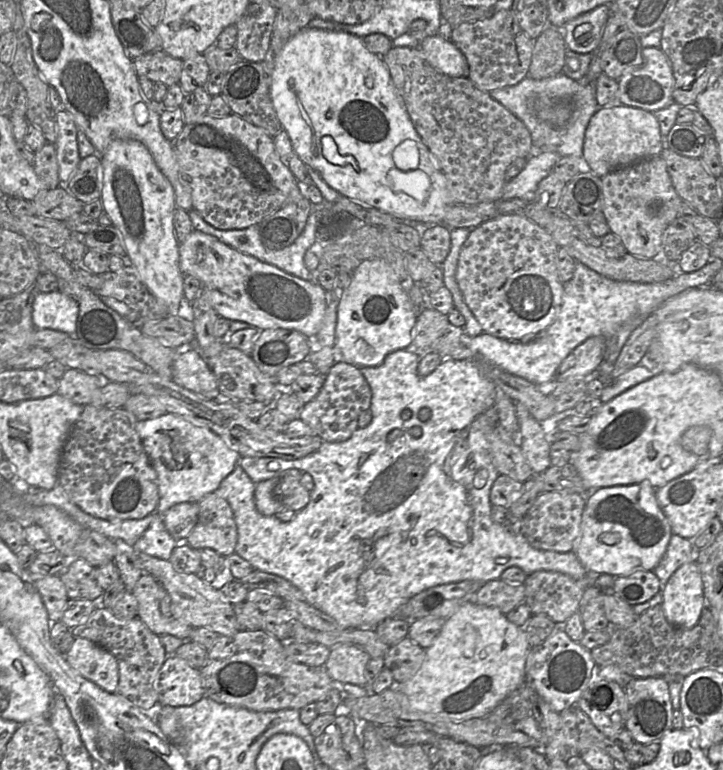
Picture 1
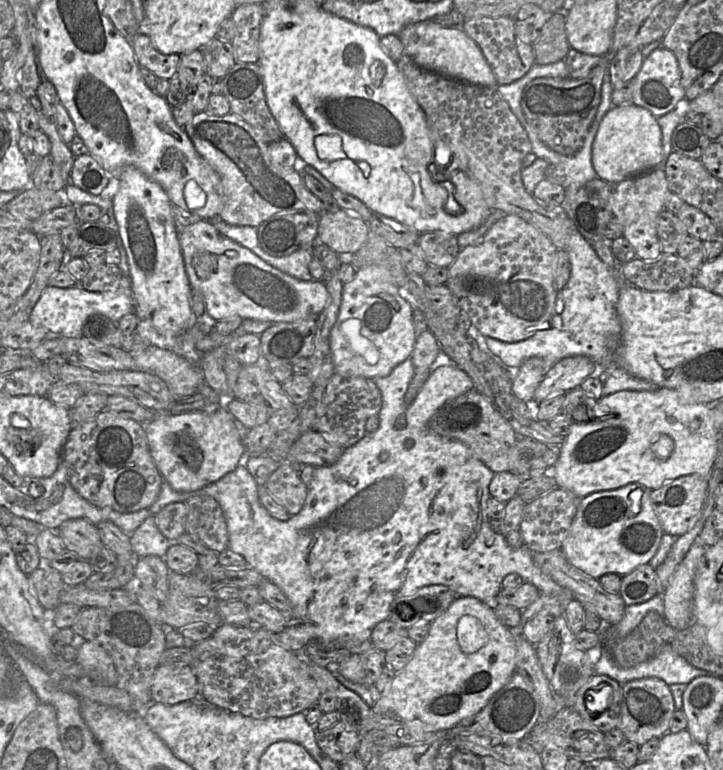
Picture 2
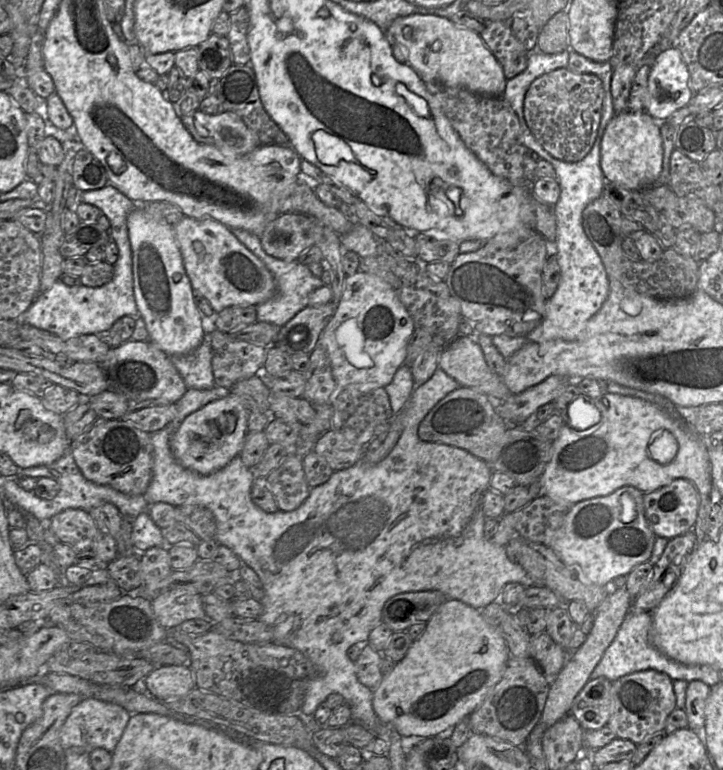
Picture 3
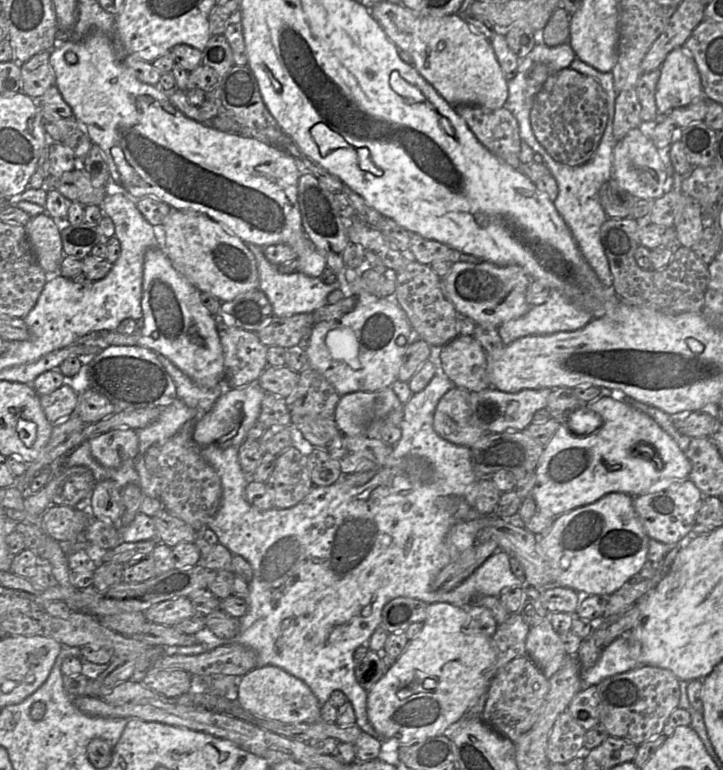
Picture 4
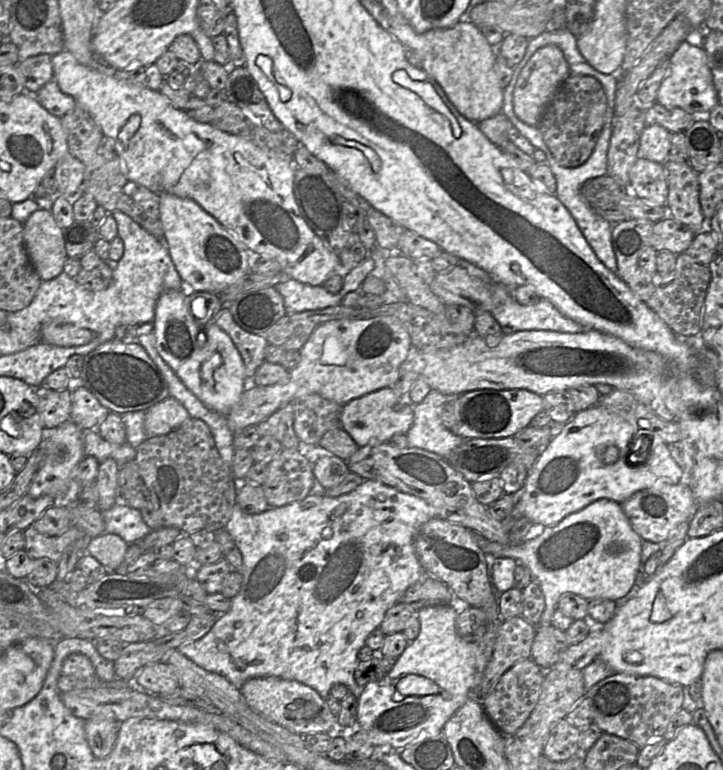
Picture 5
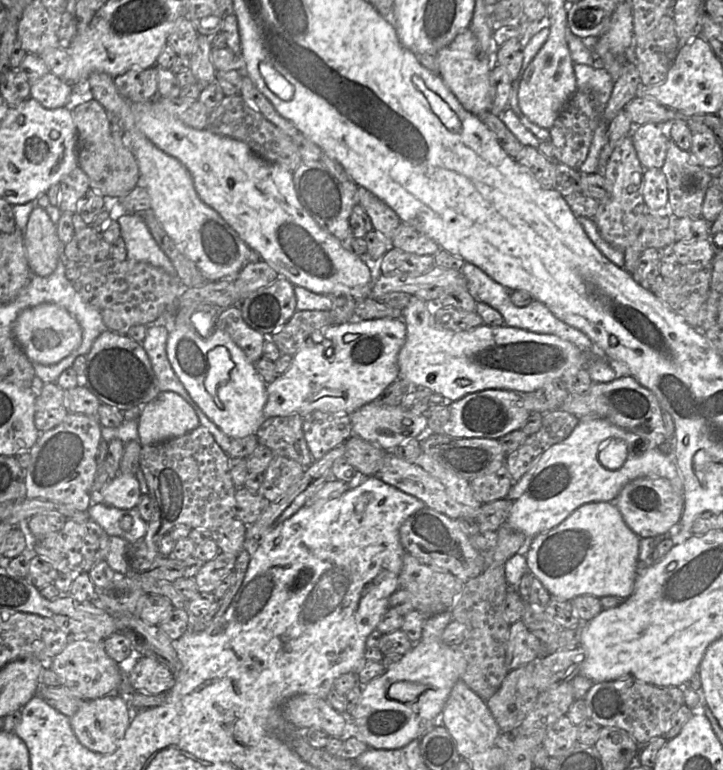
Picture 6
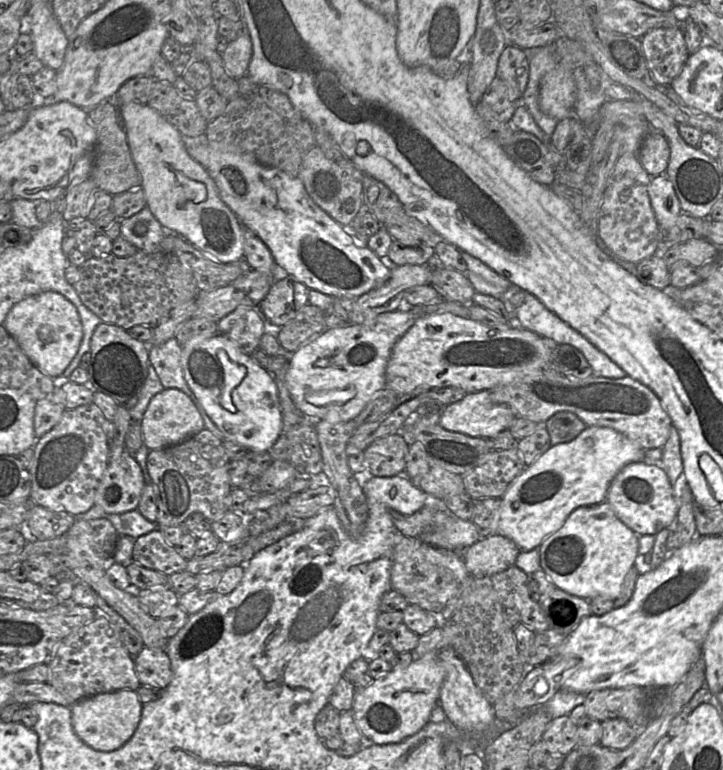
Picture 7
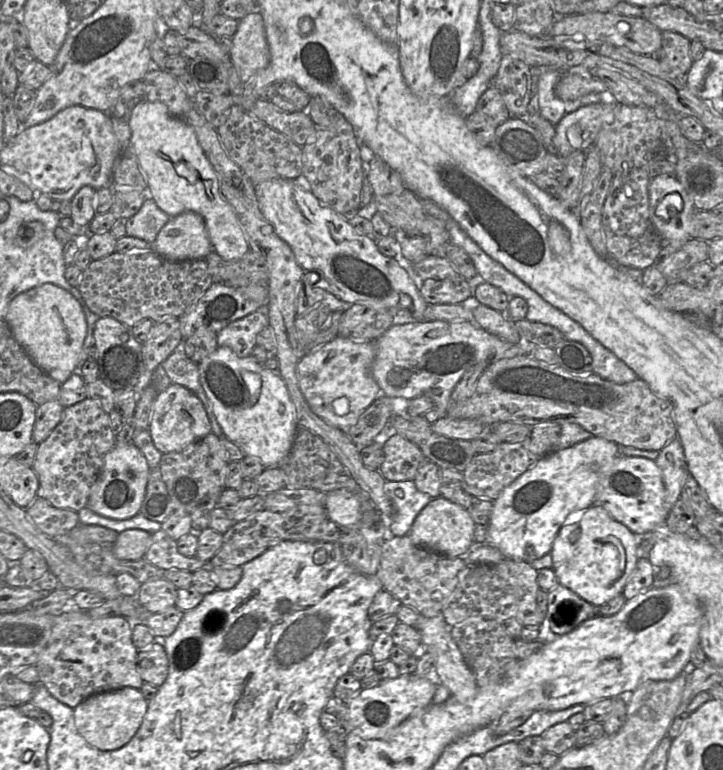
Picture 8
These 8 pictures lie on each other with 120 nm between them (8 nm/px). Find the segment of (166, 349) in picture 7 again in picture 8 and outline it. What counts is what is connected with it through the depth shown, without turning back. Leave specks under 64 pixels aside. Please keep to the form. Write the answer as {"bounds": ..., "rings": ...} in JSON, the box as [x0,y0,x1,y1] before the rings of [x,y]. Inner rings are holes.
{"bounds":[161,343,223,438],"rings":[[[183,343],[162,362],[161,366],[172,383],[184,386],[201,400],[210,420],[212,432],[219,438],[223,437],[223,430],[216,420],[212,405],[200,383],[197,364],[186,356]]]}

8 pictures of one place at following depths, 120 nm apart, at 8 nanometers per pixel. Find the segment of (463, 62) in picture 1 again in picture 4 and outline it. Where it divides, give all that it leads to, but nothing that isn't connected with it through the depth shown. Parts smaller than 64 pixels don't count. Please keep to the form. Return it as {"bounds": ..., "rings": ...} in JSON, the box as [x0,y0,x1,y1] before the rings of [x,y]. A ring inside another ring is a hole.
{"bounds":[369,2,508,110],"rings":[[[379,2],[369,10],[390,41],[398,50],[409,53],[415,69],[450,105],[475,105],[489,110],[504,107],[508,97],[508,81],[503,76],[490,42],[474,31],[459,14],[446,16],[418,14],[402,4],[390,2]]]}

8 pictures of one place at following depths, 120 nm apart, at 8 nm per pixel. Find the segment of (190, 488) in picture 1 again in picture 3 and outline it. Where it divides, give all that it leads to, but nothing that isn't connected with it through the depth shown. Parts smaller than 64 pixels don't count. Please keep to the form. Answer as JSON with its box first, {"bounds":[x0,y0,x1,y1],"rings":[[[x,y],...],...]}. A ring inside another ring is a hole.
{"bounds":[170,394,250,475],"rings":[[[234,394],[222,397],[188,415],[174,432],[170,446],[176,460],[185,468],[209,475],[224,468],[241,454],[248,433],[250,409],[244,400]]]}

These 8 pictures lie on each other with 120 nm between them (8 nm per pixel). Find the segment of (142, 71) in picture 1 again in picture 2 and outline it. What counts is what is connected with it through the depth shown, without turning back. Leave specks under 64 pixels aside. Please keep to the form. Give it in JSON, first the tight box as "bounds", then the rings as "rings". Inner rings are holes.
{"bounds":[132,33,181,80],"rings":[[[138,33],[132,41],[135,57],[140,66],[146,67],[157,77],[170,80],[178,71],[181,56],[162,54],[145,33]]]}

